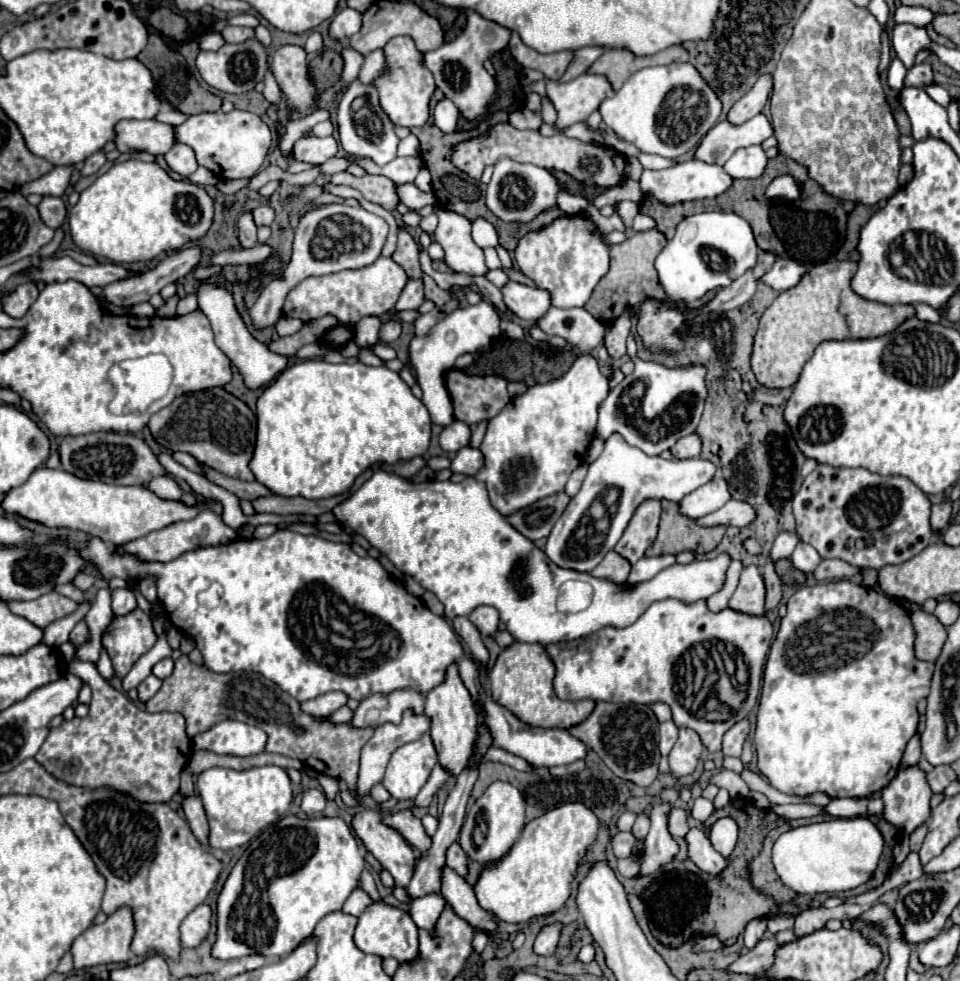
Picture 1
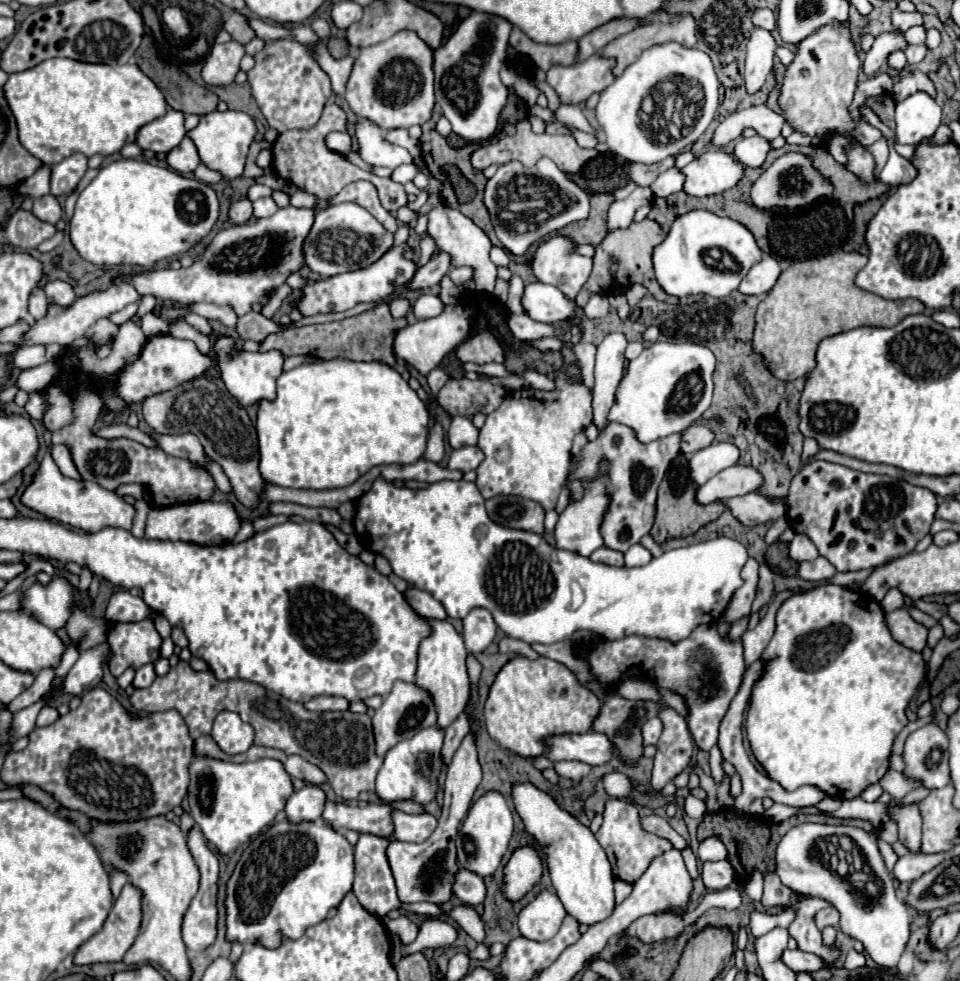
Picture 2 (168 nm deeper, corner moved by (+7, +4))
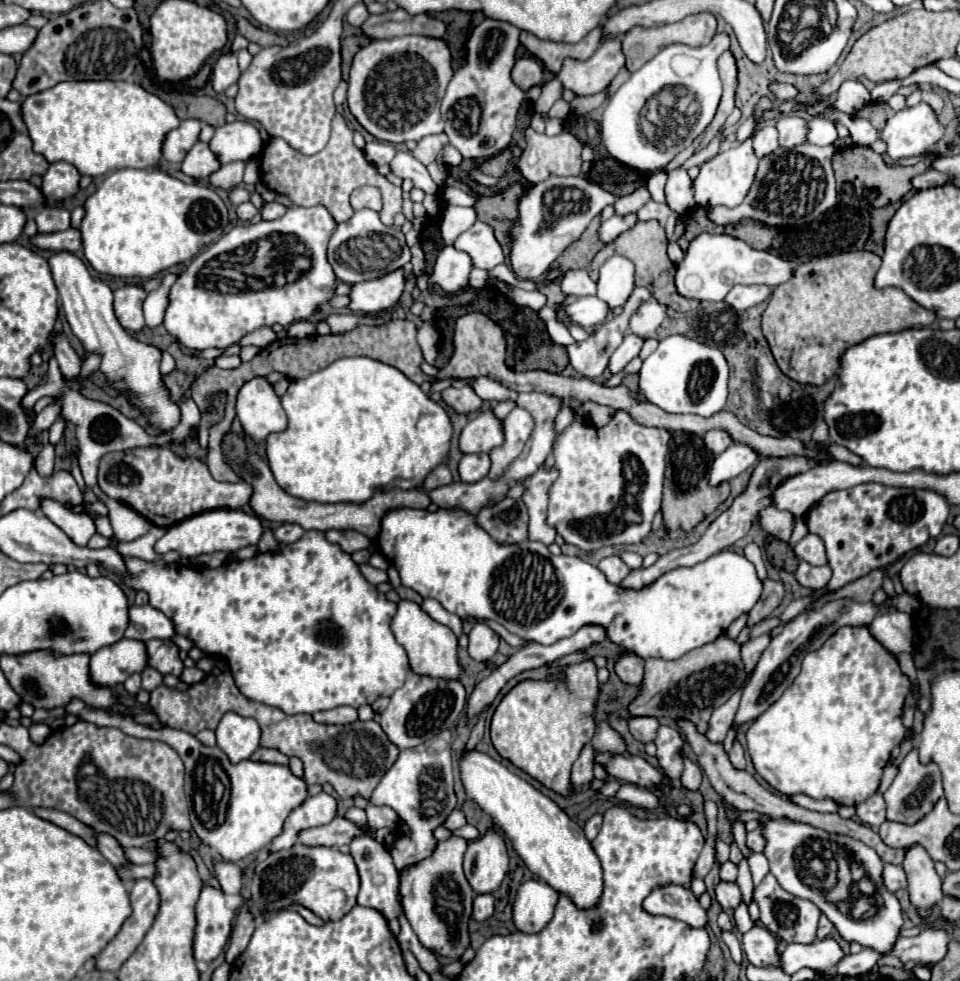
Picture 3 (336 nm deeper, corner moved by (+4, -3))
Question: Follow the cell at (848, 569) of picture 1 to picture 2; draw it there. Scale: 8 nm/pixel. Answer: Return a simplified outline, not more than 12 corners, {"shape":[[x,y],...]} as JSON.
{"shape":[[822,556],[802,562],[798,576],[808,582],[830,580],[836,568]]}

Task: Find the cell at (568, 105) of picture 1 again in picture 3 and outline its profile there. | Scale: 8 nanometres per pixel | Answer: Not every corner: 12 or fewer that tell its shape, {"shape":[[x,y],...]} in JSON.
{"shape":[[607,37],[589,59],[565,59],[557,79],[595,95],[623,65],[621,39]]}

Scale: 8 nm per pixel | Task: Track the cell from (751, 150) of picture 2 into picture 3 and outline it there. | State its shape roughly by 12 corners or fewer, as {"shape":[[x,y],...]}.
{"shape":[[763,125],[753,139],[757,157],[779,147],[775,125]]}

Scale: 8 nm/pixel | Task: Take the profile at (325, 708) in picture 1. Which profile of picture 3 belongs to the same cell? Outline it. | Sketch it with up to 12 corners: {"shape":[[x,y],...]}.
{"shape":[[355,707],[317,711],[317,723],[347,725],[357,721]]}

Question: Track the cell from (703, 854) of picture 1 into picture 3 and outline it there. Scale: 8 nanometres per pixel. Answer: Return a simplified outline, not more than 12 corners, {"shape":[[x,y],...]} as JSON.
{"shape":[[721,881],[715,889],[723,909],[737,909],[741,891],[737,883]]}

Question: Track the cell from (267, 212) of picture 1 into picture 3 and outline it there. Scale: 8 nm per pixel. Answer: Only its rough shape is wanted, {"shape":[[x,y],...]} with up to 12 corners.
{"shape":[[273,201],[263,207],[263,219],[279,219],[287,207]]}

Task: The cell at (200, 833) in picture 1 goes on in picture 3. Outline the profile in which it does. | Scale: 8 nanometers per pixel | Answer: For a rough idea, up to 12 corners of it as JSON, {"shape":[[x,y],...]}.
{"shape":[[219,889],[197,901],[195,959],[217,959],[231,933],[233,911]]}

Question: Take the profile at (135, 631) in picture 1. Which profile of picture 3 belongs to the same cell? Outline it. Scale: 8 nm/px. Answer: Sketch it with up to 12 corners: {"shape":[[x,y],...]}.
{"shape":[[163,639],[147,641],[149,667],[181,675],[179,647]]}

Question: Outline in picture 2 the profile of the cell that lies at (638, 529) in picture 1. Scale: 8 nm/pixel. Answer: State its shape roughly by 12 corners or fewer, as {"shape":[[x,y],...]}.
{"shape":[[612,422],[572,456],[570,492],[610,460],[602,536],[626,552],[654,522],[680,434],[640,444]]}

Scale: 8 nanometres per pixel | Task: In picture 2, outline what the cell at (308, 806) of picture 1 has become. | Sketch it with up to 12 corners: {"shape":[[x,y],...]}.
{"shape":[[314,784],[296,790],[286,802],[292,822],[318,820],[326,794]]}

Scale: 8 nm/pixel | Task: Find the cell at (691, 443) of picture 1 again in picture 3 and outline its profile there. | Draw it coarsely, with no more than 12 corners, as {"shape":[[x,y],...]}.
{"shape":[[721,429],[705,433],[705,447],[713,455],[733,443],[731,435]]}

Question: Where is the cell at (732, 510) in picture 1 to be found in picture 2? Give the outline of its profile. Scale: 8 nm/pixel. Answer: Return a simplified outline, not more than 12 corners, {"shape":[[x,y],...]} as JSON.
{"shape":[[760,494],[734,496],[726,508],[744,526],[784,516],[782,504]]}

